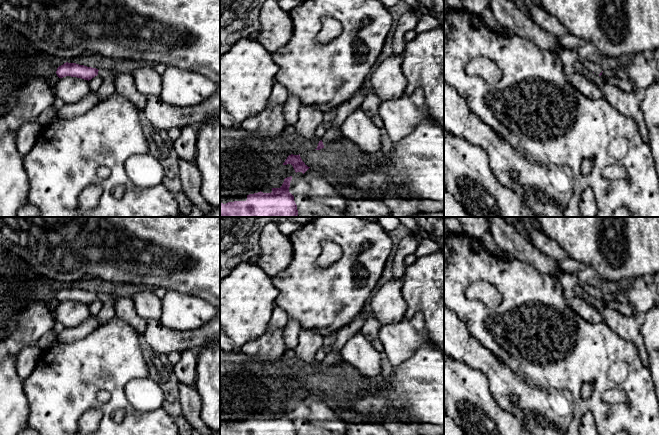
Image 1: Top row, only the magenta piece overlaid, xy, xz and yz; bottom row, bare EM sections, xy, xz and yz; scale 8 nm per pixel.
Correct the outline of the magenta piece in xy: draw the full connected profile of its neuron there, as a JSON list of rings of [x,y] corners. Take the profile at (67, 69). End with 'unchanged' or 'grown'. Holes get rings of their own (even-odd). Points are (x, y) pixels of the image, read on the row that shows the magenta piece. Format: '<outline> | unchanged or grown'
[[[66,62],[57,68],[56,74],[59,78],[71,76],[89,81],[98,75],[98,71],[96,68]]] | unchanged

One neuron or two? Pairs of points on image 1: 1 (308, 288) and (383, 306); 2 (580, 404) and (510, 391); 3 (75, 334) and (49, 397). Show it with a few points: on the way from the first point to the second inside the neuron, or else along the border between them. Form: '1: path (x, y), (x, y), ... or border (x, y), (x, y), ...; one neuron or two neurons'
1: border (370, 297), (368, 302); two neurons
2: border (554, 388), (567, 390), (571, 395), (569, 424); two neurons
3: border (93, 330), (82, 338), (71, 342), (56, 341); two neurons

